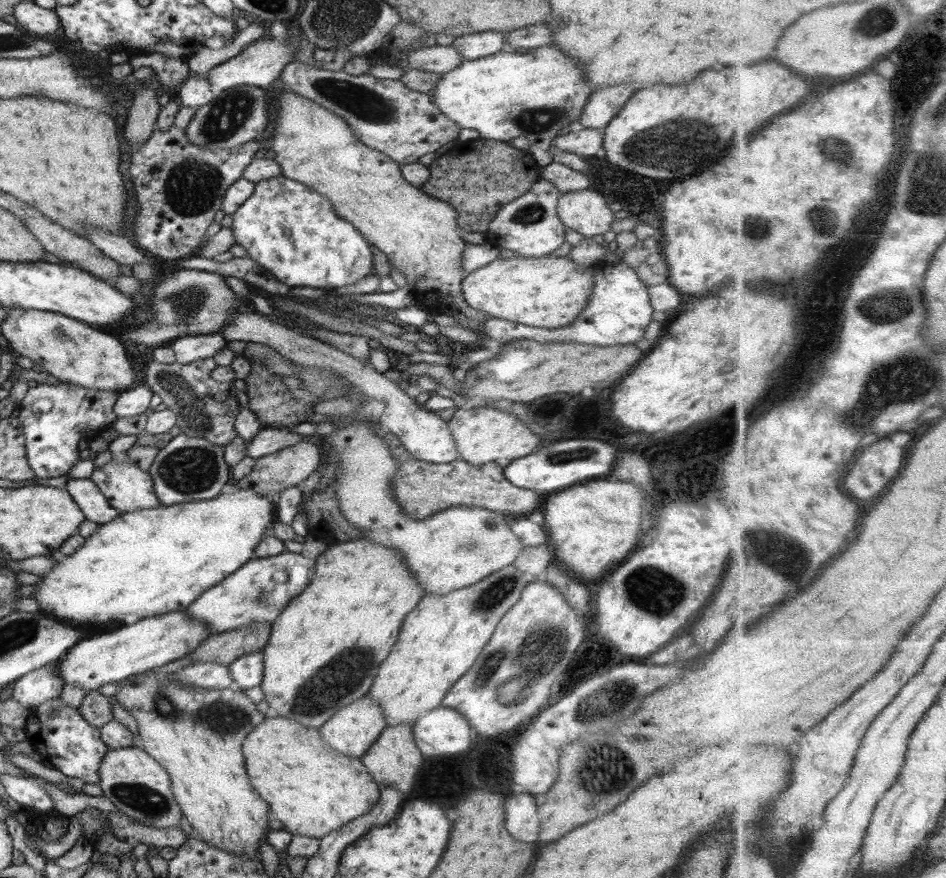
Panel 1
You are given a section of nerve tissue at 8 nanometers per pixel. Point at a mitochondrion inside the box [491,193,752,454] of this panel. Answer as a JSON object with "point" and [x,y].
{"point":[529,214]}

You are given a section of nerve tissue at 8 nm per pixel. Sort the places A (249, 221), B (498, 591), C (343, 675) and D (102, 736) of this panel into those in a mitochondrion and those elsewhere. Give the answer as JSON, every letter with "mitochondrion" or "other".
{"A":"other","B":"mitochondrion","C":"mitochondrion","D":"other"}

